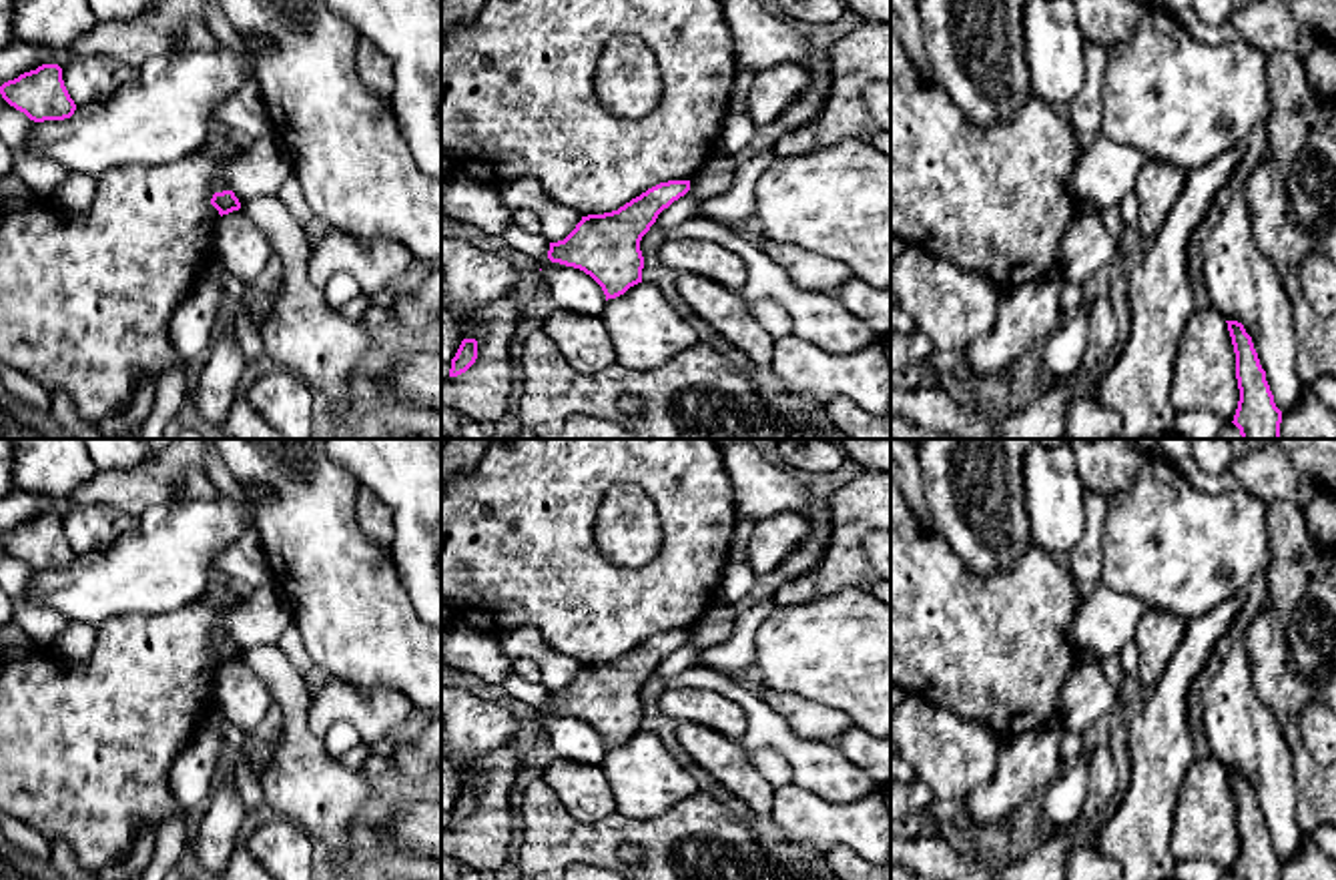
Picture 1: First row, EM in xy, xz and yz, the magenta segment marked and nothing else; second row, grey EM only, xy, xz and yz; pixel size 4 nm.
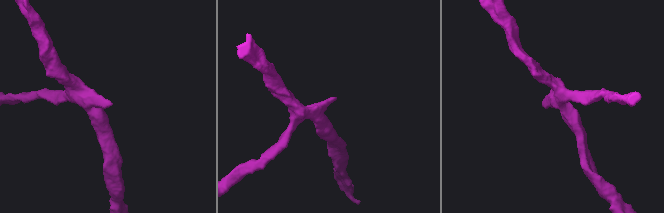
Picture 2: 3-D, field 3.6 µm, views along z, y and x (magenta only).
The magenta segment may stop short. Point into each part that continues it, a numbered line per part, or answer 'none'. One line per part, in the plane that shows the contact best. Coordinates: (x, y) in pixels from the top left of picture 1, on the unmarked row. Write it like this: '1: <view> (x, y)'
none

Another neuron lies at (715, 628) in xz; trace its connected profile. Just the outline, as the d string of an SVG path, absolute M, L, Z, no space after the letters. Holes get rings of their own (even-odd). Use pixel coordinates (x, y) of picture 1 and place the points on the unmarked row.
M722 603L702 615L702 619L690 629L690 637L700 647L712 647L724 643L734 629L736 609L732 603Z

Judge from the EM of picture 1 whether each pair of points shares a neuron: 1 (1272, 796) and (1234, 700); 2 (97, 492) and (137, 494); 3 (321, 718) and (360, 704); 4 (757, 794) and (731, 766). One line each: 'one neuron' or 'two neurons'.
1: one neuron
2: one neuron
3: one neuron
4: one neuron

